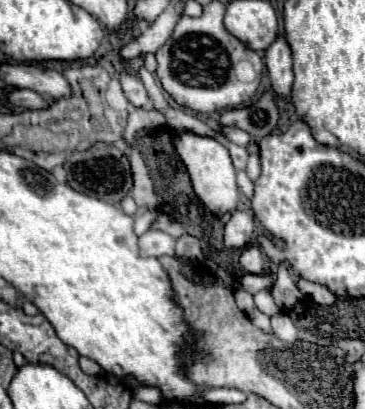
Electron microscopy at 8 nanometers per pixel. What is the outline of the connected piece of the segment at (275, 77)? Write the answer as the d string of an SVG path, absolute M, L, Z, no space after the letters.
M278 36L266 50L266 68L272 80L272 88L276 94L284 94L286 98L290 96L290 88L292 88L292 50L286 42L286 36Z

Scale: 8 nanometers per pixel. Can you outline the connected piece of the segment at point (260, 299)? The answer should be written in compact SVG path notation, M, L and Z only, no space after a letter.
M260 290L260 292L256 292L256 294L254 294L254 302L256 302L256 308L262 310L264 314L268 314L268 316L272 316L272 314L278 312L278 306L274 304L274 300L272 300L272 296L270 296L270 290Z

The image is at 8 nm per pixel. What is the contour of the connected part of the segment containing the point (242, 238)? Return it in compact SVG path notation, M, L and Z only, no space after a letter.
M236 210L232 212L230 222L224 228L224 246L226 248L246 248L254 236L254 218L250 212Z

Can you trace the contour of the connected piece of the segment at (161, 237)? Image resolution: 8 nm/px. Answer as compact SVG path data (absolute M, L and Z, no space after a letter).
M148 230L146 234L140 236L138 246L142 256L164 256L164 254L174 256L176 240L162 230Z

